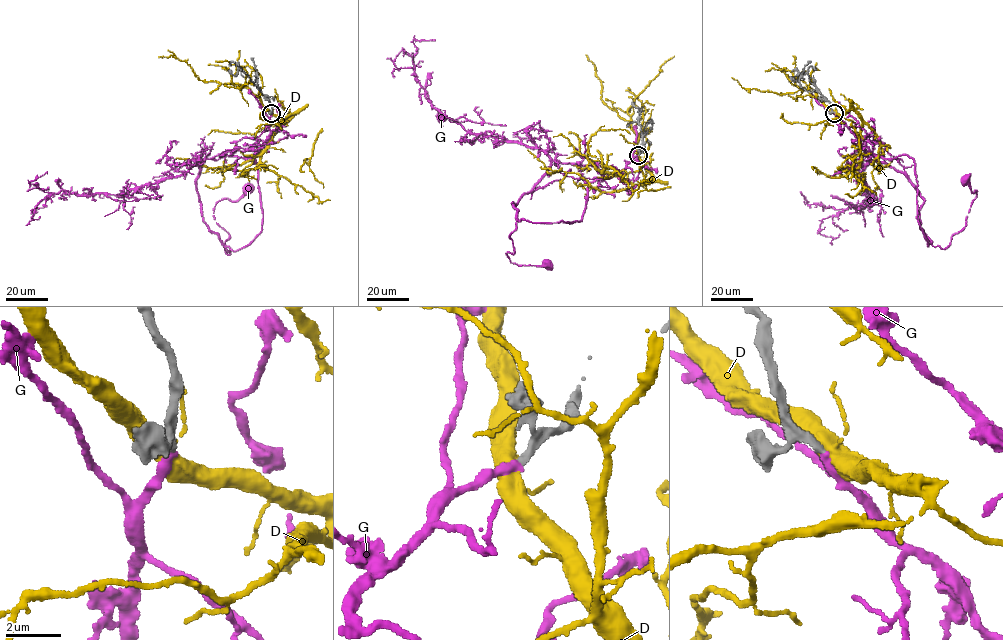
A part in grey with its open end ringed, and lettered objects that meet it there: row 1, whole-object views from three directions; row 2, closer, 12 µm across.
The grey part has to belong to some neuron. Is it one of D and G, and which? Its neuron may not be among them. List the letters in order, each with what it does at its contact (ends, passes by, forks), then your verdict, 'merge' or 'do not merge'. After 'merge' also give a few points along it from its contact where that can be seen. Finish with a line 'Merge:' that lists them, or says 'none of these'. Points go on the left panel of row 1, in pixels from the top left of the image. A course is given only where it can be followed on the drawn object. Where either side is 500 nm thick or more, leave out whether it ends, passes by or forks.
D: it forks there; do not merge
G: it ends there; merge; it runs (272, 113), (250, 158), (262, 229), (234, 251), (223, 245), (213, 208), (247, 187)
Merge: G

